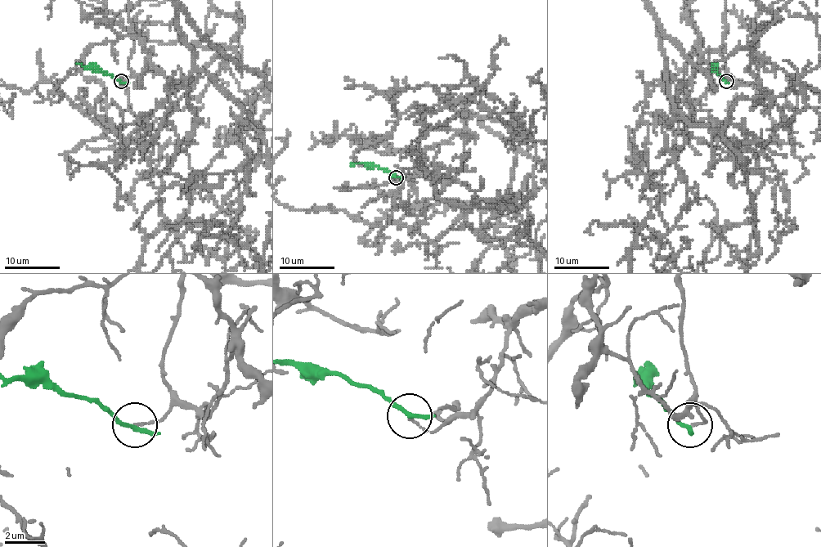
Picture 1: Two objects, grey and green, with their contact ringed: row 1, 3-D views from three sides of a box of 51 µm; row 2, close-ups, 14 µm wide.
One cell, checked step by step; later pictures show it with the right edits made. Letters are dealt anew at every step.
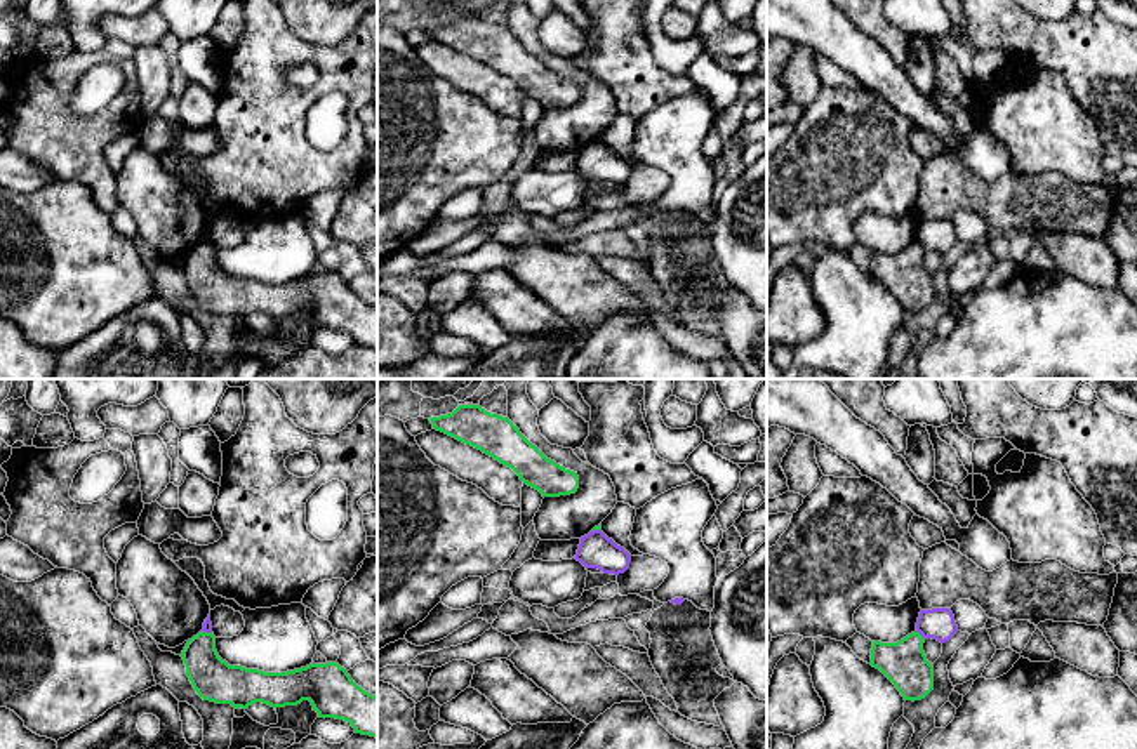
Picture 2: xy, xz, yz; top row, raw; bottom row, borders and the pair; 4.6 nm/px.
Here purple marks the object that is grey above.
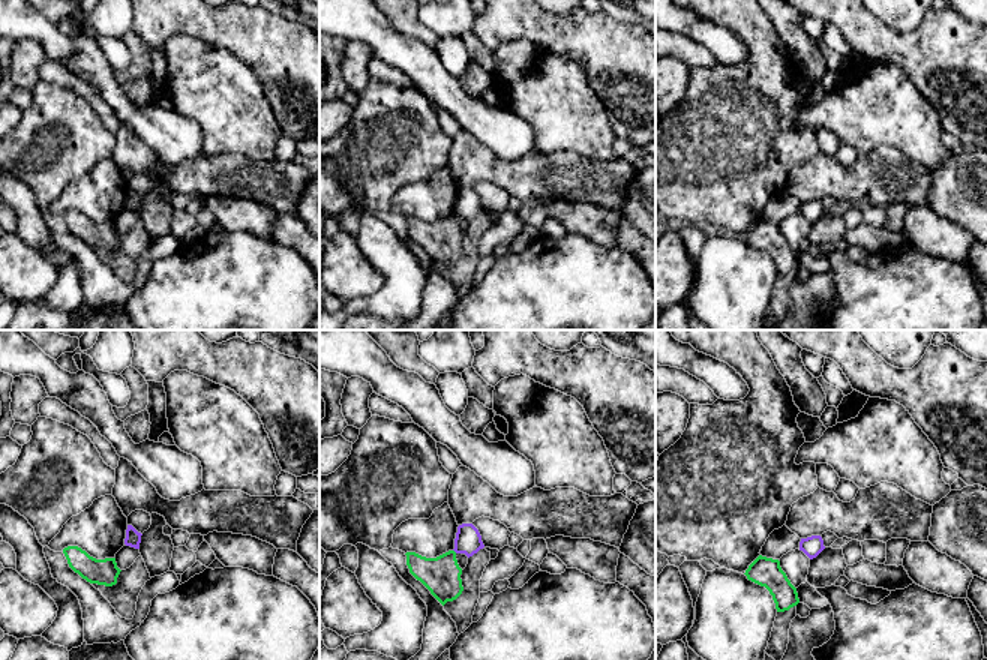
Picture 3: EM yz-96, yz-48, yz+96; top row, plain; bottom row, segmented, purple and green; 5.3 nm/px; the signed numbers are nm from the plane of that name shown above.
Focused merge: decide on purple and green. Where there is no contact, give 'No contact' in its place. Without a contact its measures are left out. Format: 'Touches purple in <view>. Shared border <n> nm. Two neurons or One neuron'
Touches purple in yz. Shared border 60 nm. Two neurons

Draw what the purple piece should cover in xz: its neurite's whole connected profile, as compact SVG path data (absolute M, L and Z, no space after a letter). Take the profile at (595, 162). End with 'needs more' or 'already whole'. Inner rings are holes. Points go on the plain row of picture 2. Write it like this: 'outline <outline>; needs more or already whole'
outline M593 141L581 148L575 165L586 179L598 179L603 184L624 184L629 179L631 165L608 149L602 141Z; already whole

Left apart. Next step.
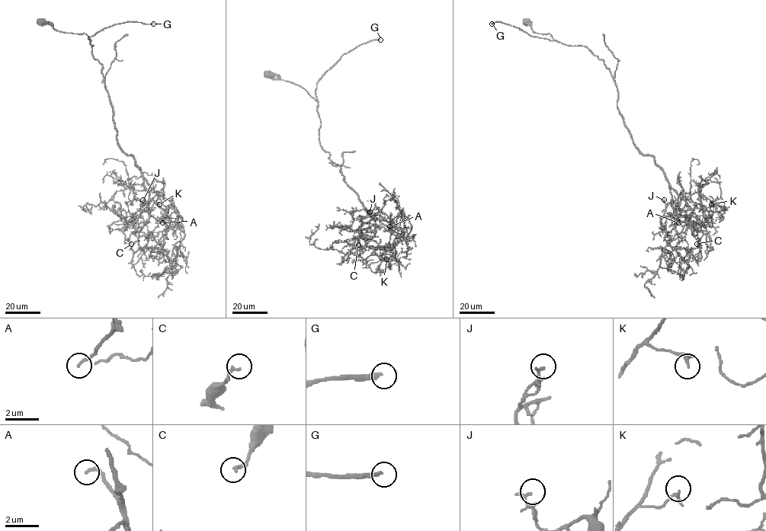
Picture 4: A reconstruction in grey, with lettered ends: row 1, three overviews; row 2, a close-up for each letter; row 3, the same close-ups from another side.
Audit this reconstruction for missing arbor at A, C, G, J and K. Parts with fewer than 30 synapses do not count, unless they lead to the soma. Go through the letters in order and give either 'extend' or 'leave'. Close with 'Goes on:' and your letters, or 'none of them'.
A: extend
C: leave
G: extend
J: leave
K: leave
Goes on: A, G

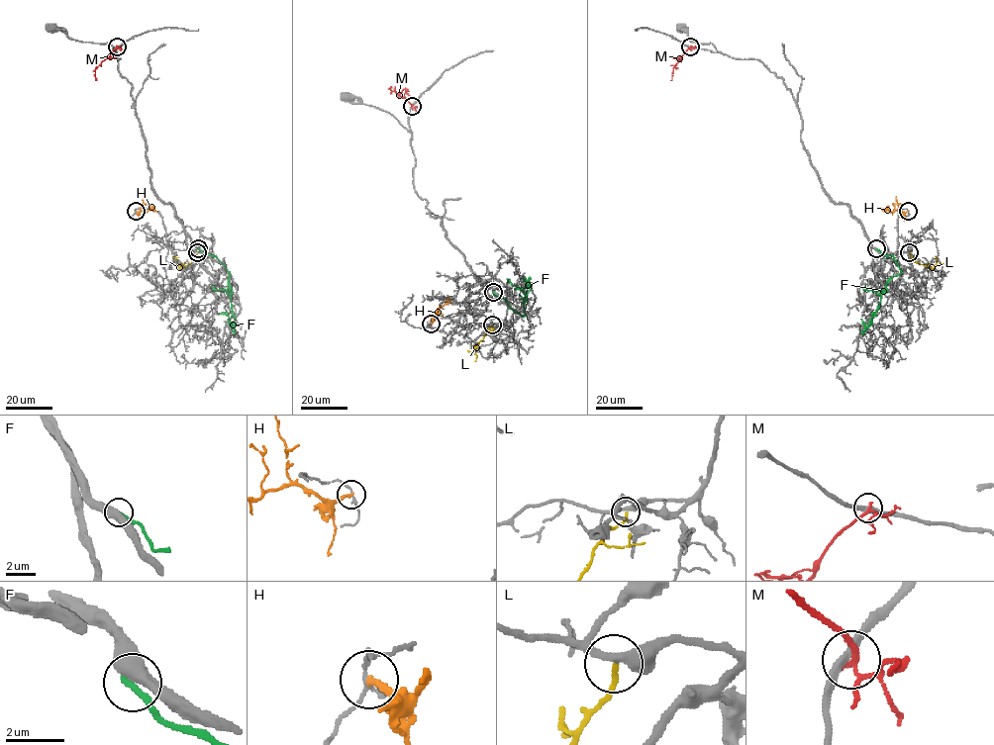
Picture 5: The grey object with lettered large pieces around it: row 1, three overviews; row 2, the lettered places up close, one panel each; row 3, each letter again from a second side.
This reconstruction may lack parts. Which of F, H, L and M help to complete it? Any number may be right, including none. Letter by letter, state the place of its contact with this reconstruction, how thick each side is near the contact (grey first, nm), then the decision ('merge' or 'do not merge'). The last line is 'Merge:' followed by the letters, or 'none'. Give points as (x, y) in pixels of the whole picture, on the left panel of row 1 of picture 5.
F: (198, 248) | 500/260 nm | do not merge
H: (136, 211) | 140/220 nm | do not merge
L: (197, 252) | 320/170 nm | merge
M: (117, 46) | 280/150 nm | do not merge
Merge: L

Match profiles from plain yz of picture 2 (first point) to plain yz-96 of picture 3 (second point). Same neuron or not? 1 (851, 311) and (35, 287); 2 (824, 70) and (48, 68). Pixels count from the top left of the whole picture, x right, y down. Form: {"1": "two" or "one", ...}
{"1": "two", "2": "one"}

